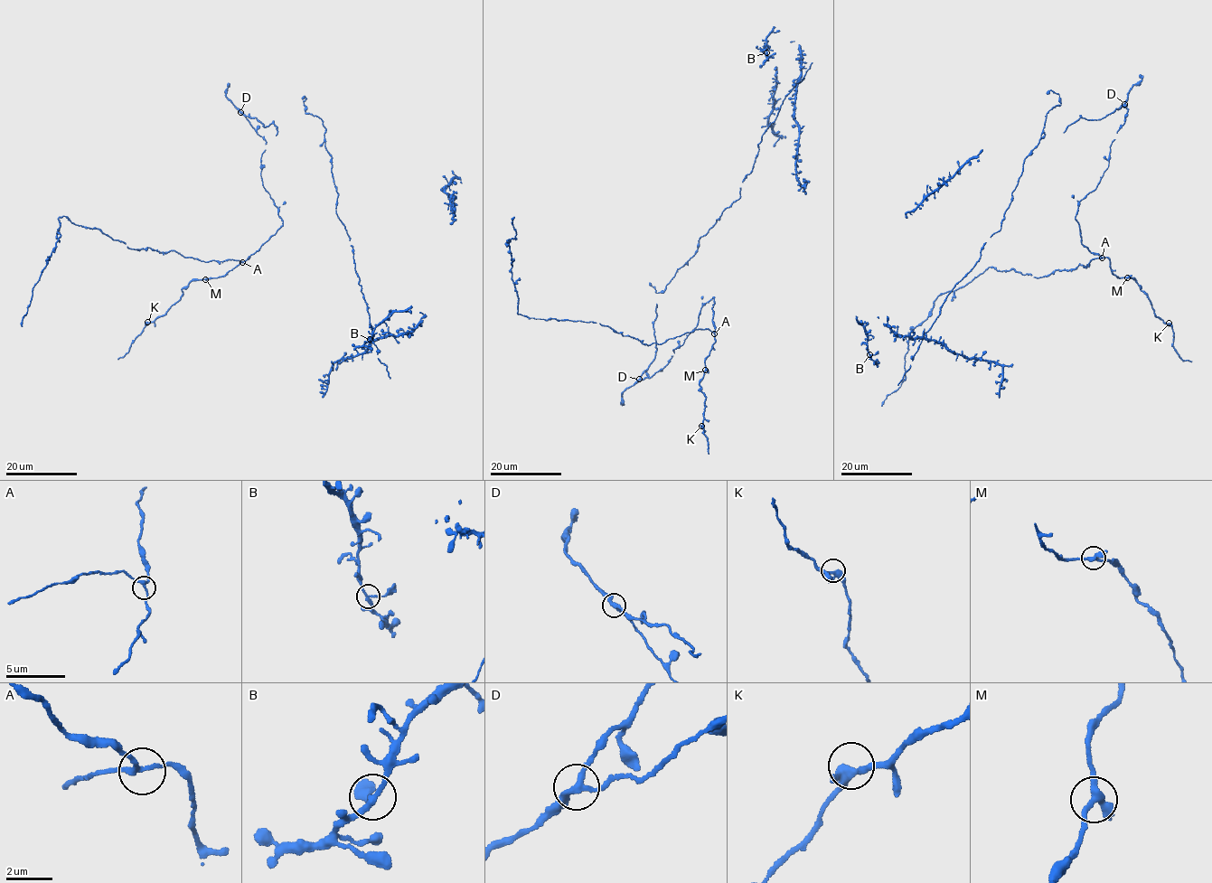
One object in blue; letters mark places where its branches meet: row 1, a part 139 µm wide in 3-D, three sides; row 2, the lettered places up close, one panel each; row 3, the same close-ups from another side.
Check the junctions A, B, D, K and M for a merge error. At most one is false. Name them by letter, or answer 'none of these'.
D

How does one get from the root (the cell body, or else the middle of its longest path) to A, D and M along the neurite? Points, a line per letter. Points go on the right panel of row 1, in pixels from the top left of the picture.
A: (1103, 117), (1128, 109), (1109, 166), (1075, 216), (1082, 244), (1102, 258)
D: (1103, 117), (1124, 104)
M: (1103, 117), (1128, 109), (1109, 166), (1079, 202), (1075, 218), (1082, 244), (1108, 258), (1113, 275), (1127, 277)

